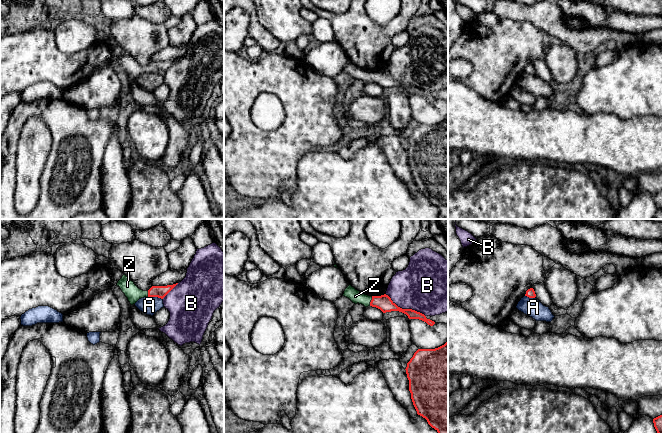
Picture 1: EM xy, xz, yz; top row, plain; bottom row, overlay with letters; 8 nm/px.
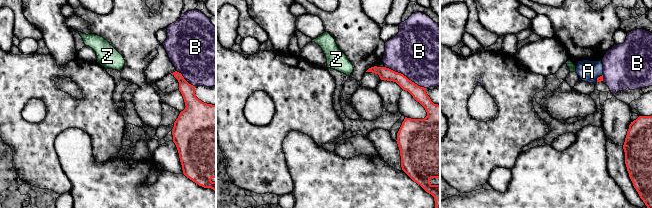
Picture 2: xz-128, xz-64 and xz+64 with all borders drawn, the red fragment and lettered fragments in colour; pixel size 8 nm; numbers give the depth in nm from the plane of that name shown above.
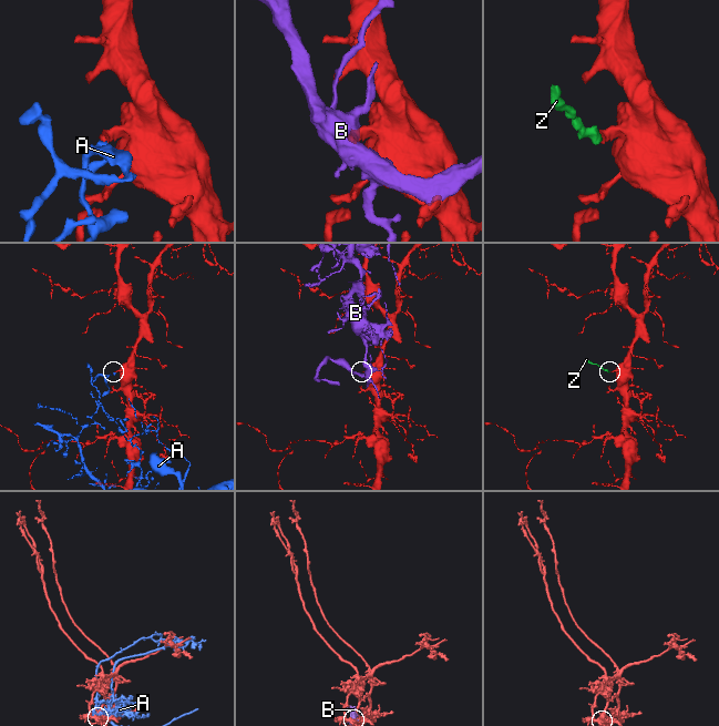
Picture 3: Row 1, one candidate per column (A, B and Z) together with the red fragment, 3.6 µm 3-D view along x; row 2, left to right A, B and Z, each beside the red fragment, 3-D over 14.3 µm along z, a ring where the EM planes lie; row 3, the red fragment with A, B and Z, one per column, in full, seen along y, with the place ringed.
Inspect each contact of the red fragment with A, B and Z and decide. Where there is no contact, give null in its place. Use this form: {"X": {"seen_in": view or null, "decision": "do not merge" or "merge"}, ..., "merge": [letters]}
{"A": {"seen_in": "xy", "decision": "do not merge"}, "B": {"seen_in": "xz", "decision": "do not merge"}, "Z": {"seen_in": "xz", "decision": "merge"}, "merge": ["Z"]}

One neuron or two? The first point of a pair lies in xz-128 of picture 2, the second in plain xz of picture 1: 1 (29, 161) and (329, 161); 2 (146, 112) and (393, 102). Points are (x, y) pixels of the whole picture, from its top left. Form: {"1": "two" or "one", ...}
{"1": "two", "2": "two"}

